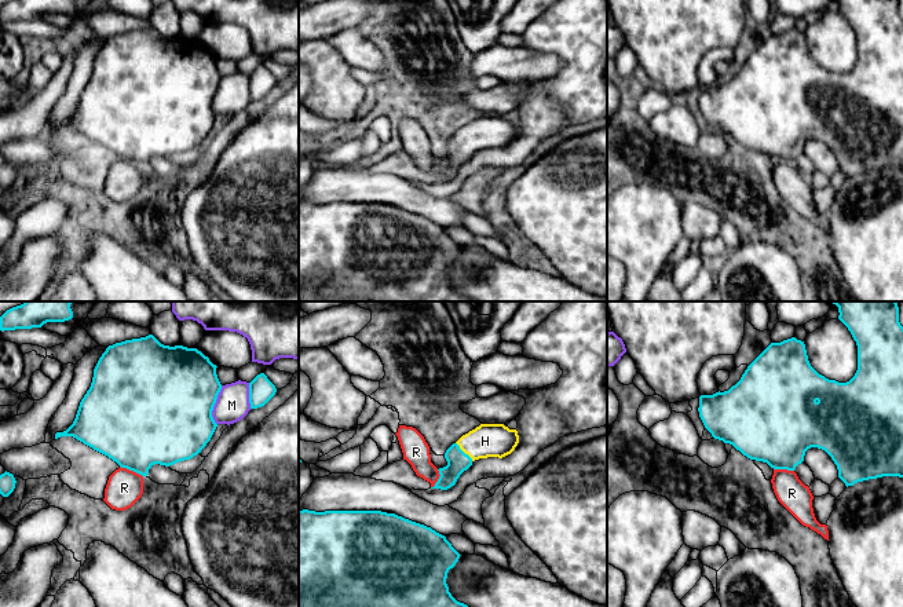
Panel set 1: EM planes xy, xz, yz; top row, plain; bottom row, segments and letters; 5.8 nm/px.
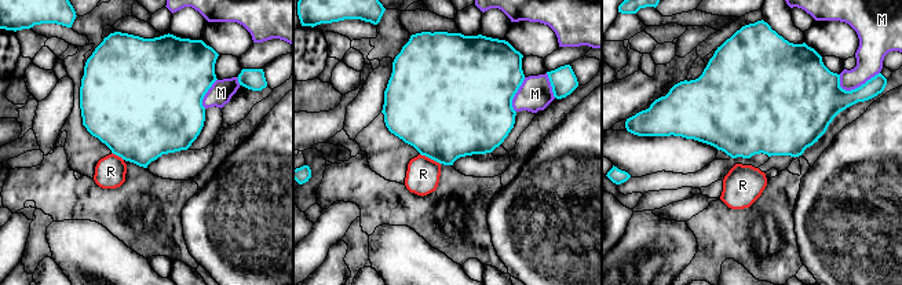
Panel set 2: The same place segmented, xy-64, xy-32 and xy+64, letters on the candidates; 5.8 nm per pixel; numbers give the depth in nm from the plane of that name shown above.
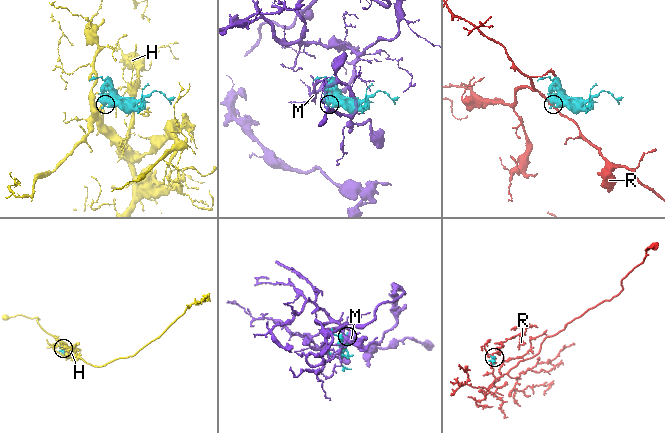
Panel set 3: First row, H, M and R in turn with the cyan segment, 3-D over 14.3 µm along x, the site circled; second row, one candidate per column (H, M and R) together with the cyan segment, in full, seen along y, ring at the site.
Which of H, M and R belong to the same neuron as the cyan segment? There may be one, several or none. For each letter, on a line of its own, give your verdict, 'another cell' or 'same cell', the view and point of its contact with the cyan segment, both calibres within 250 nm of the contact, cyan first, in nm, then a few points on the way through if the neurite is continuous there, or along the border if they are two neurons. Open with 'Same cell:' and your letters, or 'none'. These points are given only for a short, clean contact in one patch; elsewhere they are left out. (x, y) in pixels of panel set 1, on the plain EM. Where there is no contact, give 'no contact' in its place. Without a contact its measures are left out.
Same cell: H
H: same cell | xz (463, 143) | 130/190 nm | across xz (457, 153), (463, 143), (485, 132)
M: another cell | xy (214, 97) | 500/190 nm
R: another cell | xy (131, 161) | 460/220 nm | along xy (120, 157), (142, 168)

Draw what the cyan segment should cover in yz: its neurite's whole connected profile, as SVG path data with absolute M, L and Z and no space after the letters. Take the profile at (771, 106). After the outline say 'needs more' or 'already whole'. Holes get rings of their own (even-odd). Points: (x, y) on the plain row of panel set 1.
M838 0L838 11L848 19L858 37L858 62L847 74L829 72L819 66L809 55L805 36L796 29L780 34L771 34L745 62L741 72L728 83L699 88L699 109L714 131L732 136L750 151L767 154L774 161L794 162L804 153L805 143L811 139L825 142L838 161L838 169L845 178L882 168L903 169L903 18L899 14L899 0Z | already whole

